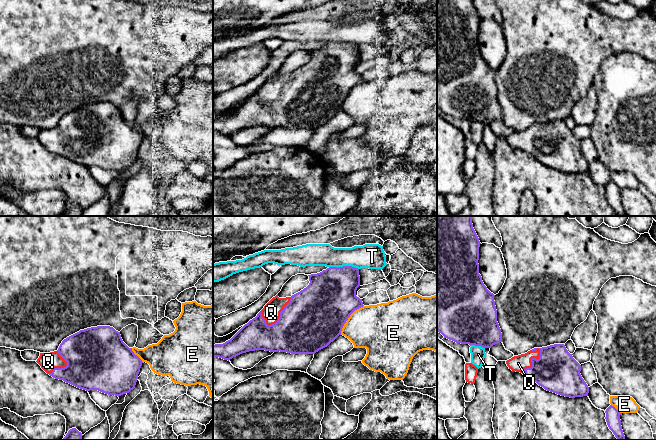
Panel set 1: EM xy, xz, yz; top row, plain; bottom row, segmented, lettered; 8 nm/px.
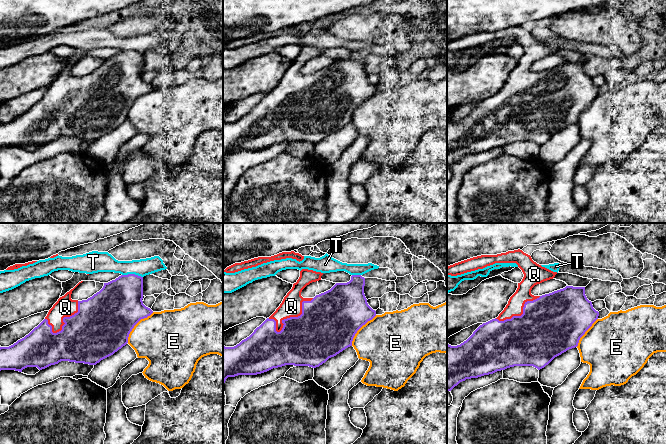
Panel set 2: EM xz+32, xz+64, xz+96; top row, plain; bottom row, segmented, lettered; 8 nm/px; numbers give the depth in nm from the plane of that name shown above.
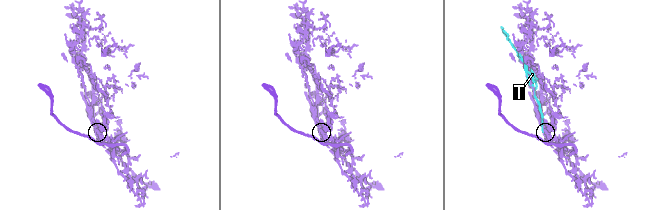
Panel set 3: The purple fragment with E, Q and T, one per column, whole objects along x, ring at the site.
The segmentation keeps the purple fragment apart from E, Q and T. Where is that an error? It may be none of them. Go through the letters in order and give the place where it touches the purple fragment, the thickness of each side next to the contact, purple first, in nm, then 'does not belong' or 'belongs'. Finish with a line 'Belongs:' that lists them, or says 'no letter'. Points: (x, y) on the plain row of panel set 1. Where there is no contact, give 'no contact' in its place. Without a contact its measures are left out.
E: meets purple in xz at (348, 93); 460 nm thick on the purple side, 380 nm on the other; does not belong
Q: meets purple in xz at (280, 89); 460 nm thick on the purple side, 140 nm on the other; belongs
T: meets purple in xz at (344, 42); 400 nm thick on the purple side, 200 nm on the other; does not belong
Belongs: Q

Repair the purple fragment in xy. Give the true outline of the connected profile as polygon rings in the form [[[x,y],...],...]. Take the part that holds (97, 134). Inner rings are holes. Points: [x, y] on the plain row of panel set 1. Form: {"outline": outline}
{"outline": [[[110,102],[80,106],[64,115],[57,127],[40,129],[36,138],[55,155],[86,167],[98,166],[118,173],[135,164],[143,139],[123,118],[120,108]]]}

